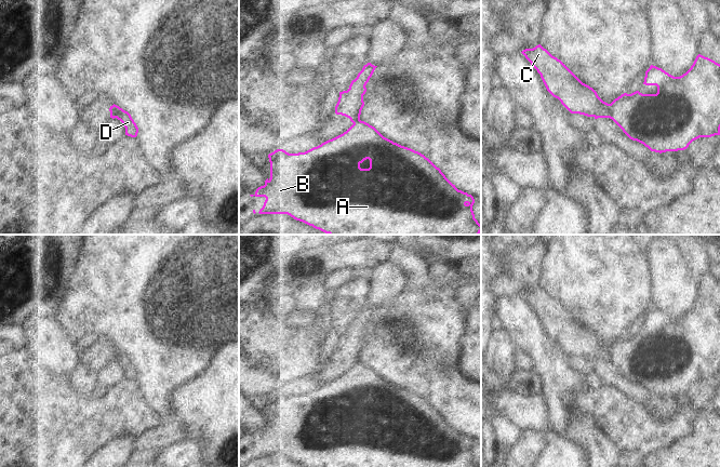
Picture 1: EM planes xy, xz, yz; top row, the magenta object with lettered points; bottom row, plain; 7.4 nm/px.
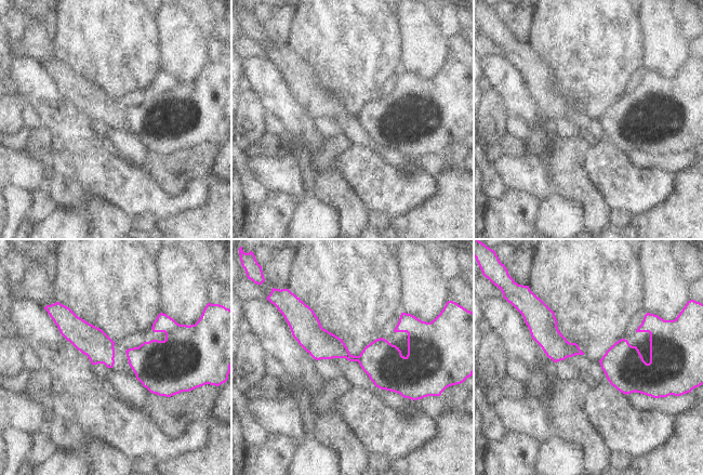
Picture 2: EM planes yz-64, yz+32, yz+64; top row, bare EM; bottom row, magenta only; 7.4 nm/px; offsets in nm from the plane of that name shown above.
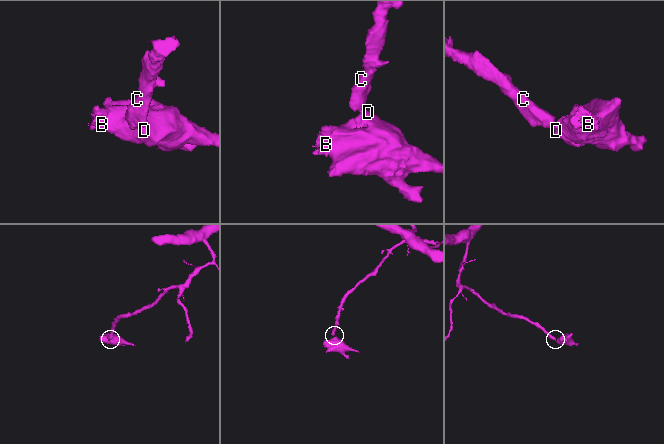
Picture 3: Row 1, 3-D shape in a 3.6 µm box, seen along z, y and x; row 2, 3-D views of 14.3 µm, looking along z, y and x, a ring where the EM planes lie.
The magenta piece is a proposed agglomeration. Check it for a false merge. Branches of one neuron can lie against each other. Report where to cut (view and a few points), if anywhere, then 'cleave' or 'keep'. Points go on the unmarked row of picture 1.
cut in yz along (609, 346), (611, 360); cleave

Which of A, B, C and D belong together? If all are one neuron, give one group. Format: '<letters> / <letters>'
A B D / C

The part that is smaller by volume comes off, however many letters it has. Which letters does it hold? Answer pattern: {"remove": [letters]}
{"remove": ["A", "B", "D"]}

